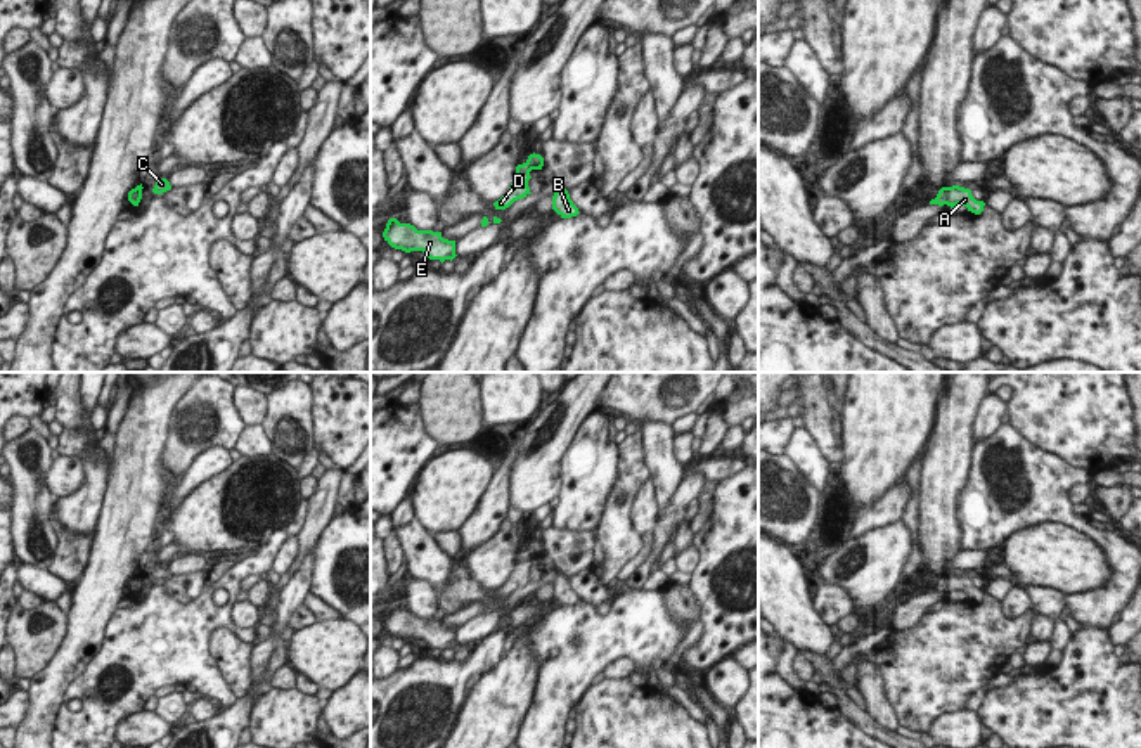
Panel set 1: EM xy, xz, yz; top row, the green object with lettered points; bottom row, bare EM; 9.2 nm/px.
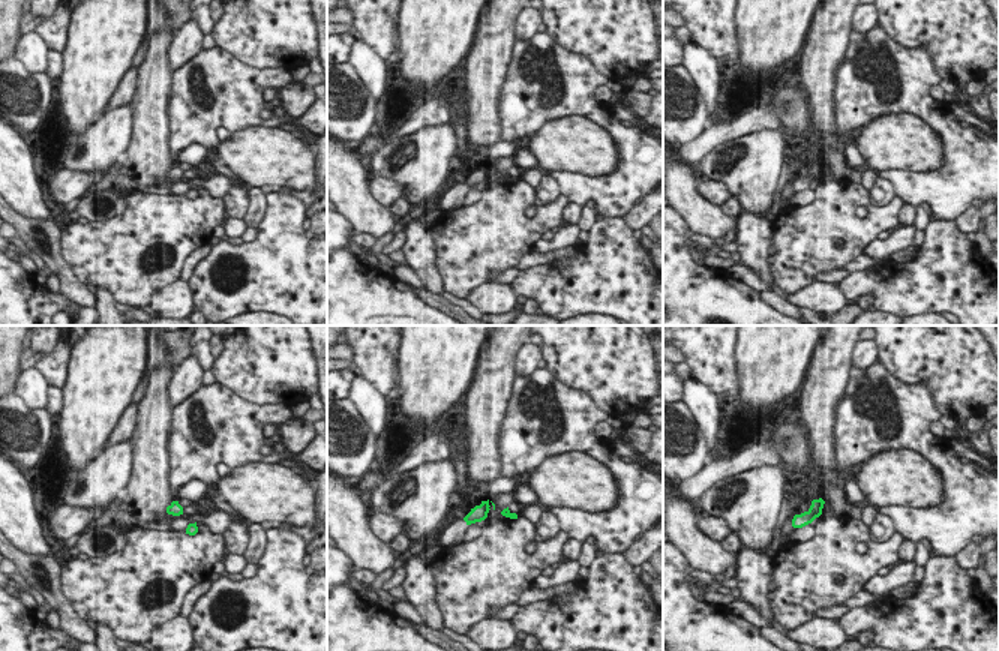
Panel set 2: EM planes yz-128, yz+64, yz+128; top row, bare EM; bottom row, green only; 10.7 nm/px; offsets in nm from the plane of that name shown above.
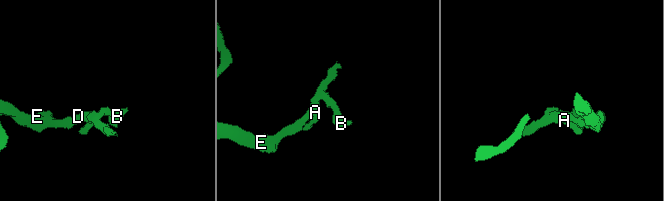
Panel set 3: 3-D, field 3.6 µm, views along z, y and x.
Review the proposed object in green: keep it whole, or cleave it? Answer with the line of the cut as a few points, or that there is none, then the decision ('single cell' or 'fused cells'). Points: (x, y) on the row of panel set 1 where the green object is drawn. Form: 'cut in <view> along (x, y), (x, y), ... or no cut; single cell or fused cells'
no cut; single cell

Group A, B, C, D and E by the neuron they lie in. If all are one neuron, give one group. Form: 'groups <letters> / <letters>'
groups A B C D E

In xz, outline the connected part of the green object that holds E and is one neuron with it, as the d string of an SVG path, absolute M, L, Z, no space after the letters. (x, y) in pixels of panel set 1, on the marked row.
M390 218L386 229L383 232L384 241L405 253L422 251L429 260L454 260L455 255L455 241L448 241L442 237L442 232L433 230L417 230L410 223L400 223L396 218Z

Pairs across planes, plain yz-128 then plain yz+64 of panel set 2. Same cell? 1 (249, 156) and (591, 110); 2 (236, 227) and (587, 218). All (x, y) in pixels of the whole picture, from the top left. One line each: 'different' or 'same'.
1: different
2: different

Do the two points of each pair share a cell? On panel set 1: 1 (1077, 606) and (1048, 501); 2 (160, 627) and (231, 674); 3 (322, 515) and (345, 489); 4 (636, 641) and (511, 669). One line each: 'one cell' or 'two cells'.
1: one cell
2: two cells
3: two cells
4: two cells

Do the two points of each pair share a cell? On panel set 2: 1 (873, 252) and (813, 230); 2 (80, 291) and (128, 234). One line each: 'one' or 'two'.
1: two
2: two

